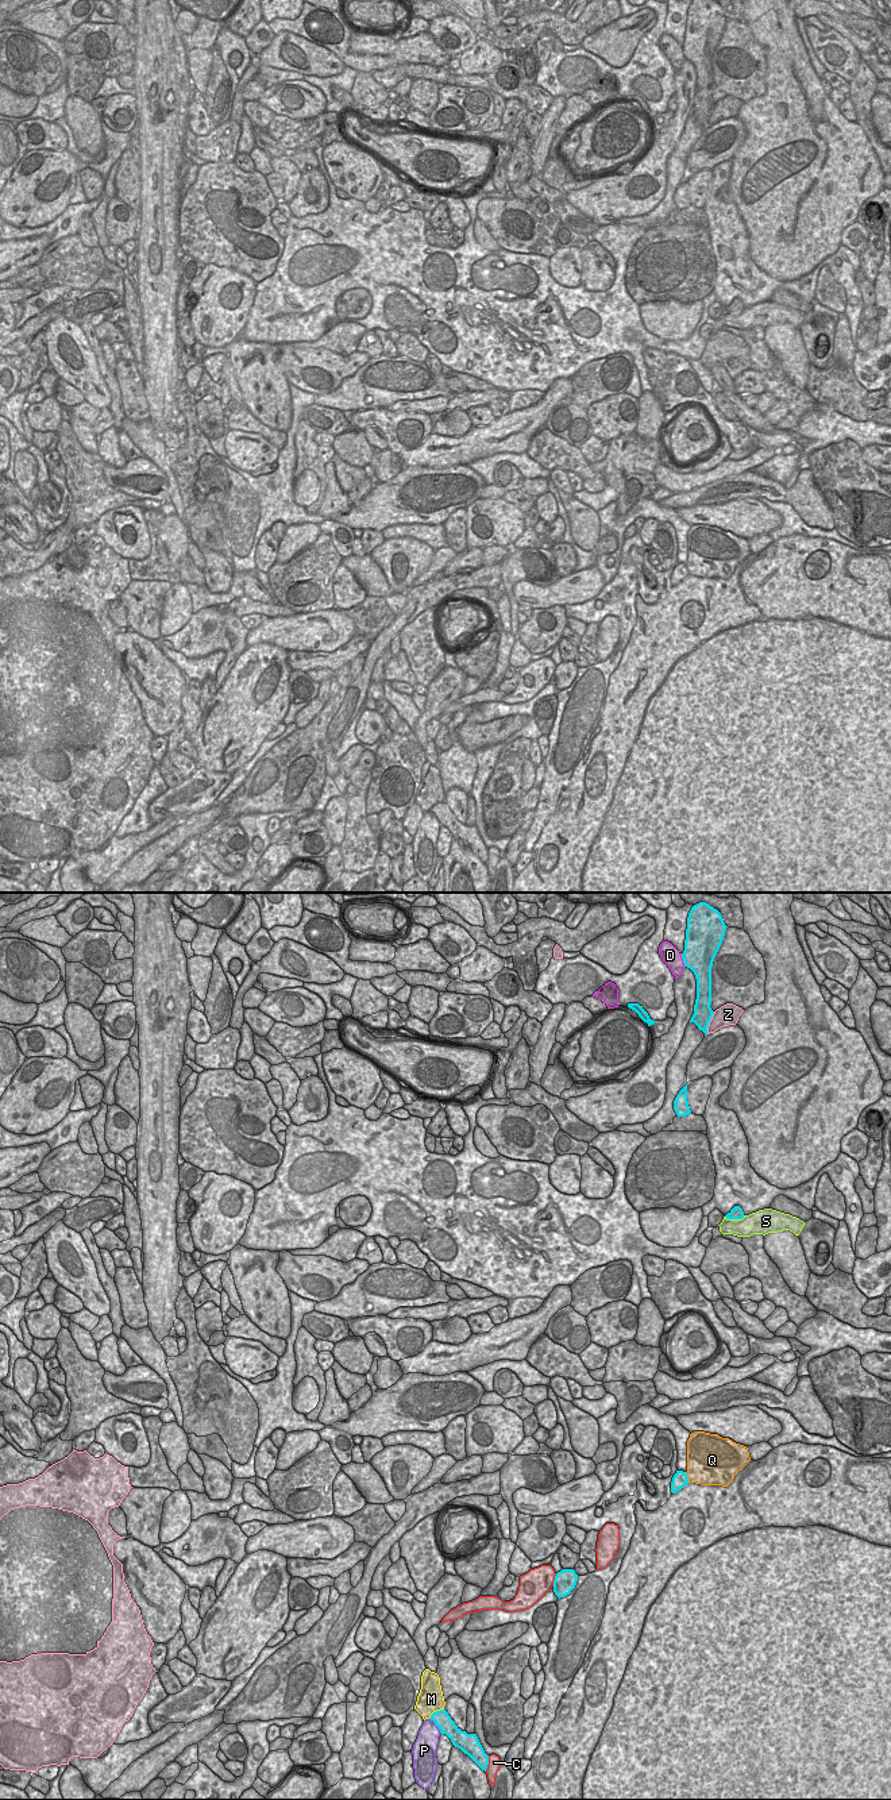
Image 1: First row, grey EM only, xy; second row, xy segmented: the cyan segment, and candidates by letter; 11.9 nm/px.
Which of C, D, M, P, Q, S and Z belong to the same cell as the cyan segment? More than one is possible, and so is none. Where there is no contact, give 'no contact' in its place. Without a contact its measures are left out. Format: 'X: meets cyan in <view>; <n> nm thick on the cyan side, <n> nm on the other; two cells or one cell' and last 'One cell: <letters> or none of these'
C: meets cyan in xy; 200 nm thick on the cyan side, 160 nm on the other; two cells
D: meets cyan in xy; 380 nm thick on the cyan side, 220 nm on the other; two cells
M: meets cyan in xy; 200 nm thick on the cyan side, 300 nm on the other; two cells
P: meets cyan in xy; 200 nm thick on the cyan side, 260 nm on the other; two cells
Q: meets cyan in xy; 180 nm thick on the cyan side, 440 nm on the other; two cells
S: meets cyan in xy; 160 nm thick on the cyan side, 260 nm on the other; two cells
Z: meets cyan in xy; 220 nm thick on the cyan side, 260 nm on the other; two cells
One cell: none of these

